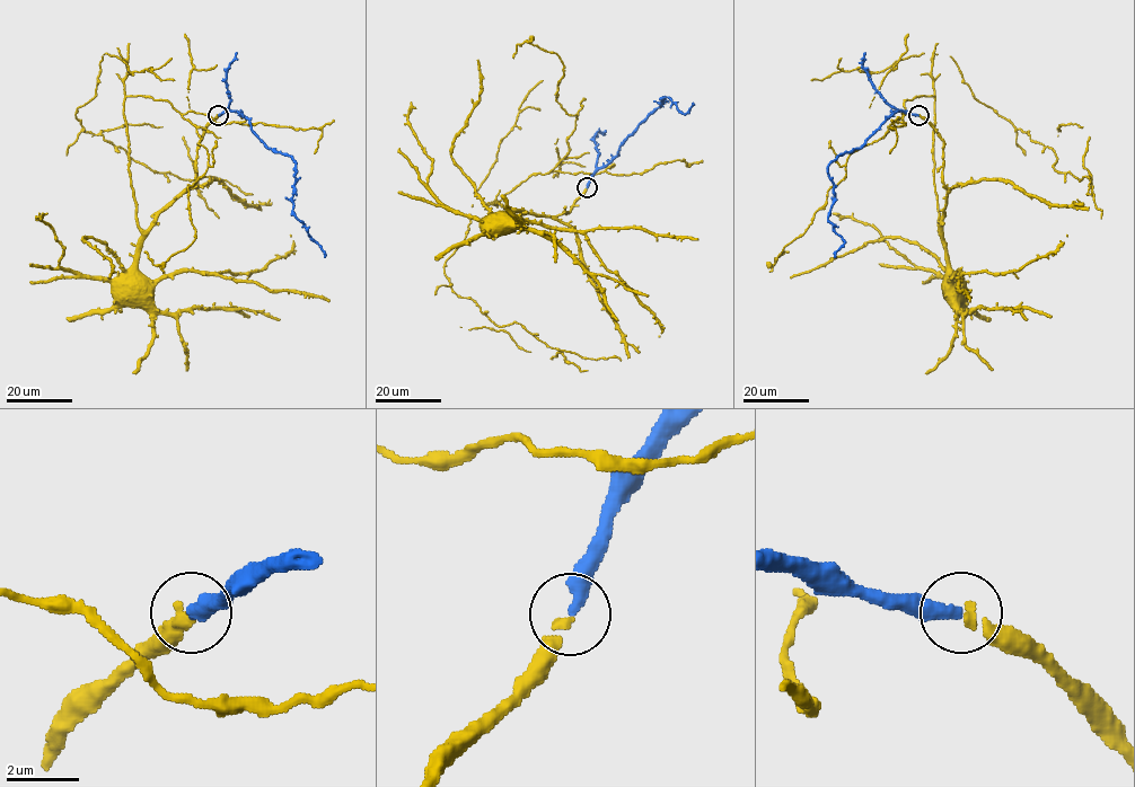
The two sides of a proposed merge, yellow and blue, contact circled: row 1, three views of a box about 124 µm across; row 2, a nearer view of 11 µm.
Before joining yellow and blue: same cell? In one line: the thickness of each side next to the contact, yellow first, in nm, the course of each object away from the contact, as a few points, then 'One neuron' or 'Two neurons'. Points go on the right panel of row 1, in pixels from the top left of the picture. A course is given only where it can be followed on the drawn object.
Thickness 280 nm (yellow) against 360 nm. Course of yellow: (918, 115), (943, 142), (942, 183), (947, 188), (947, 205), (942, 239), (953, 279). Course of blue: (918, 115), (895, 112), (859, 148), (841, 153), (828, 166), (835, 195), (828, 220), (844, 242), (835, 257). One neuron

